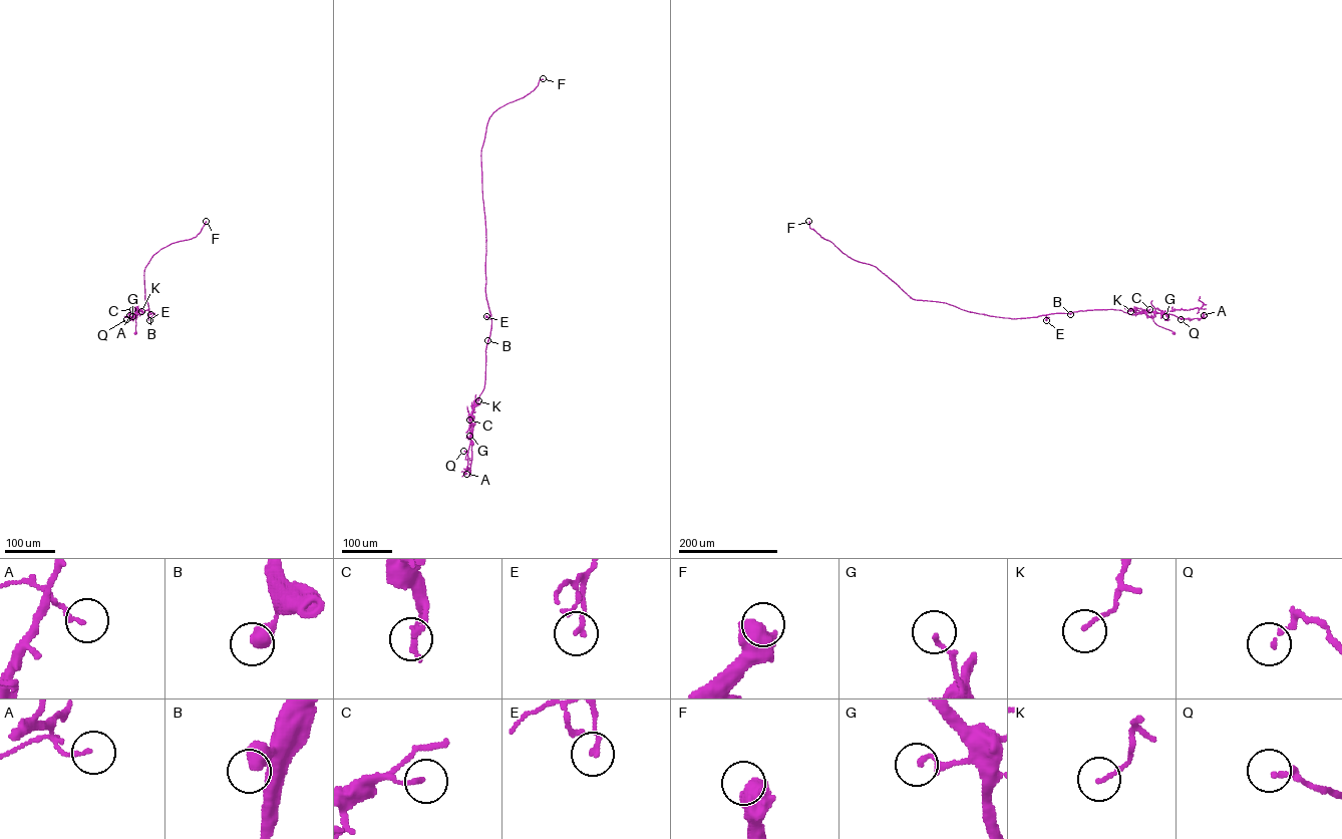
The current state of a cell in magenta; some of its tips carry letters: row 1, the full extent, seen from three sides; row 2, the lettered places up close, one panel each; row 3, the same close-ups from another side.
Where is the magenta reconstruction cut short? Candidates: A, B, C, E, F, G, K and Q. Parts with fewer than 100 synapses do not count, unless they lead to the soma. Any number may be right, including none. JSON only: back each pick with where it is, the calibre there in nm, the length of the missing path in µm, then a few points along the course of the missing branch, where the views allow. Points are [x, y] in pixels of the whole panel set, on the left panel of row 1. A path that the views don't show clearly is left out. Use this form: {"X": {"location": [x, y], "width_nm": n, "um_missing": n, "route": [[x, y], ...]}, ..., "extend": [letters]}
{"extend": []}

